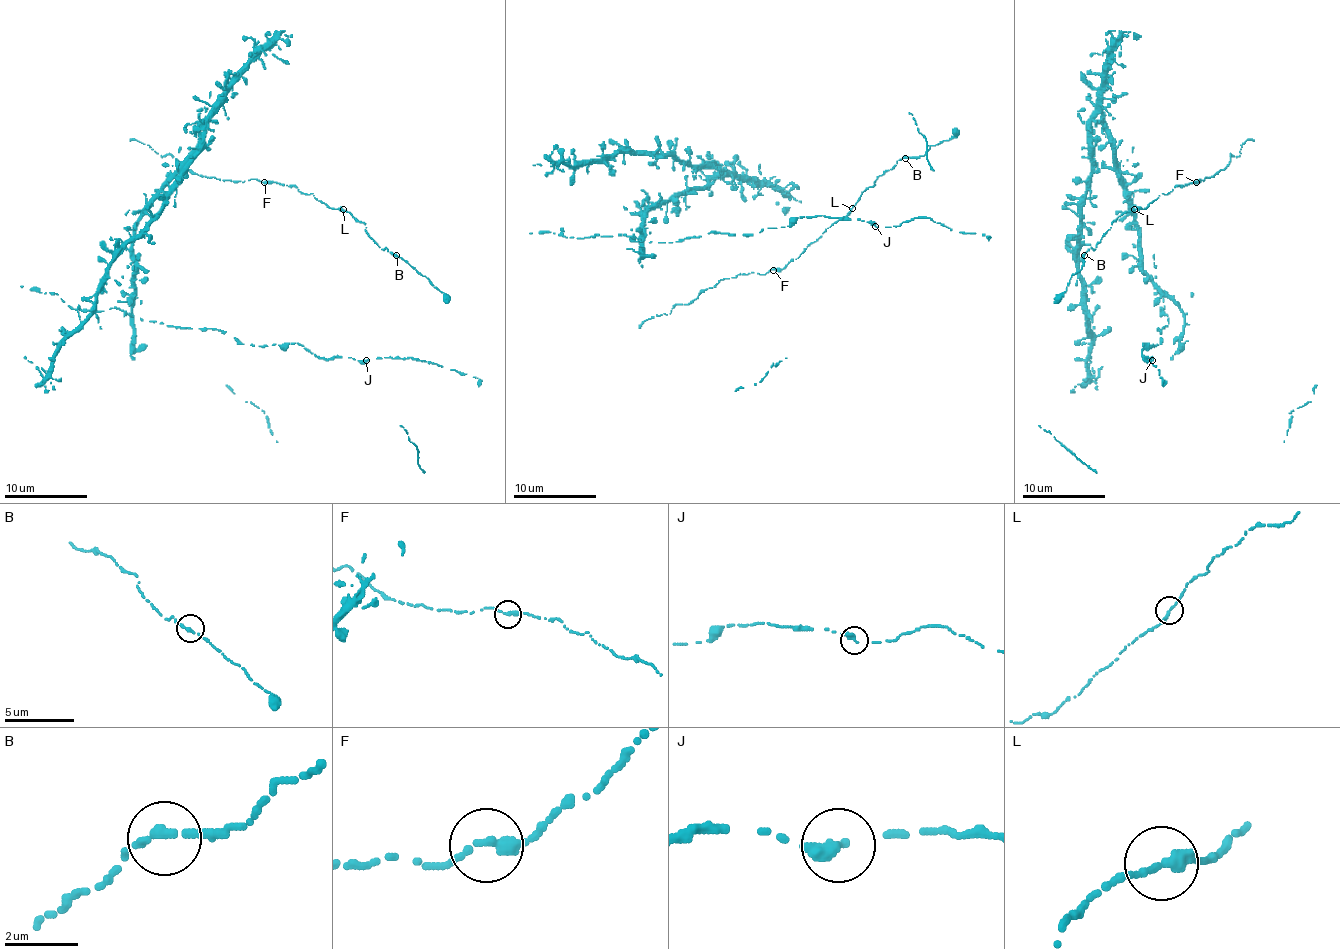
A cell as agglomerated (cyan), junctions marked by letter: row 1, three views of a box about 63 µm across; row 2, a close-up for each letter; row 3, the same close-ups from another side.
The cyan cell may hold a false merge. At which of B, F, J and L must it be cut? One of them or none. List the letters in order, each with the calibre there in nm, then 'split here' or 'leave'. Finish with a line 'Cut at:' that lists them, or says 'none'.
B: 240 nm thick; leave
F: 240 nm thick; leave
J: 260 nm thick; leave
L: 260 nm thick; leave
Cut at: none

